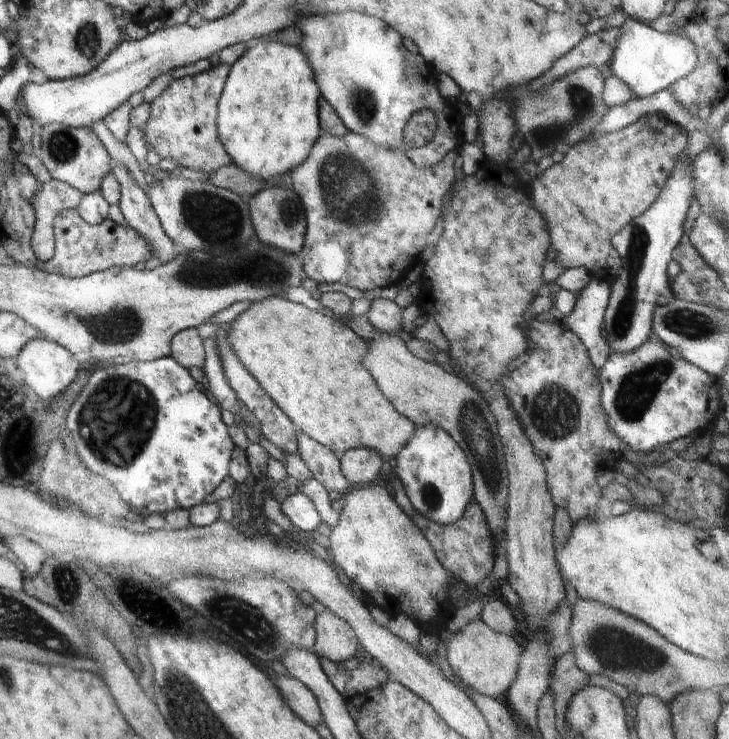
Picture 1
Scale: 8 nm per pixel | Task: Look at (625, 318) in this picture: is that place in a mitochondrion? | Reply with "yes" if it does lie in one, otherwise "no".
yes

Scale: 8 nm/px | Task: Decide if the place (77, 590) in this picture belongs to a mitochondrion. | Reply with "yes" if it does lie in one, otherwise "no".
yes

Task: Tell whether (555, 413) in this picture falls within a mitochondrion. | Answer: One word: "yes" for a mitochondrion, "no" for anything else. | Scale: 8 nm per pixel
yes

